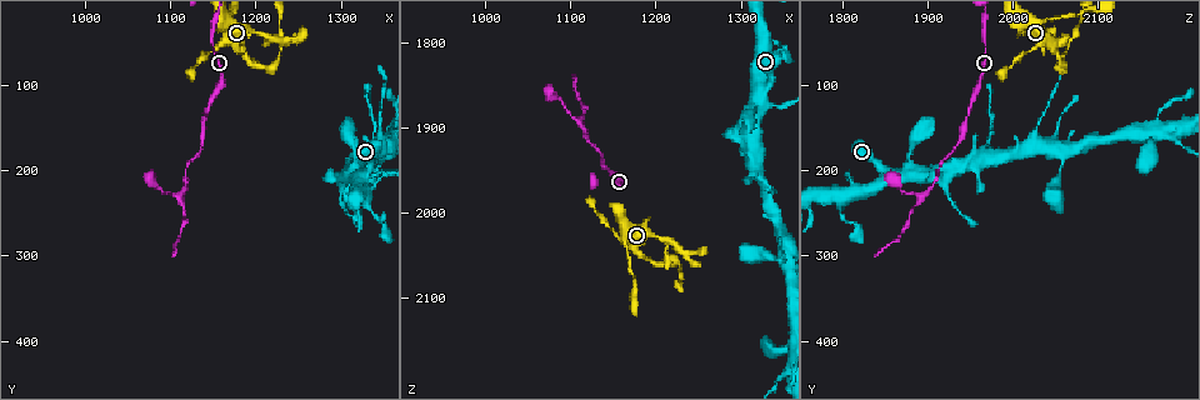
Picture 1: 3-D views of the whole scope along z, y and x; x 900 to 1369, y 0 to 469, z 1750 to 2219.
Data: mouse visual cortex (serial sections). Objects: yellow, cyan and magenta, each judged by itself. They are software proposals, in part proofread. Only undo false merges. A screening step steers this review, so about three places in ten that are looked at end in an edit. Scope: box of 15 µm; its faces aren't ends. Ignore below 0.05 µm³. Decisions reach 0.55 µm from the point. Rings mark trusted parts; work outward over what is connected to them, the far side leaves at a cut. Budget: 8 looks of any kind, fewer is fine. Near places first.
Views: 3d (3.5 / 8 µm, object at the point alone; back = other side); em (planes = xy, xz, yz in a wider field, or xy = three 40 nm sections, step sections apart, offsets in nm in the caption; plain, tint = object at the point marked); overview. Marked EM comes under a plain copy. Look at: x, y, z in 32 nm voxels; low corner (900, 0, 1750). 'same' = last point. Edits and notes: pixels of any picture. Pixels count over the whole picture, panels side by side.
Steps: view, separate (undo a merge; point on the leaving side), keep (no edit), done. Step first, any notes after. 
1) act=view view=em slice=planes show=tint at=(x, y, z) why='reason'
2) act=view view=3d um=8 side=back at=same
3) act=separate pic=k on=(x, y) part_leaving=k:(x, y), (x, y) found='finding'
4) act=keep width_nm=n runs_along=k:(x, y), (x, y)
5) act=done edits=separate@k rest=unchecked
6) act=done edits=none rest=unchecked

act=view view=em slice=xy step=2 show=tint at=(1215, 80, 2055) why='abrupt turn'

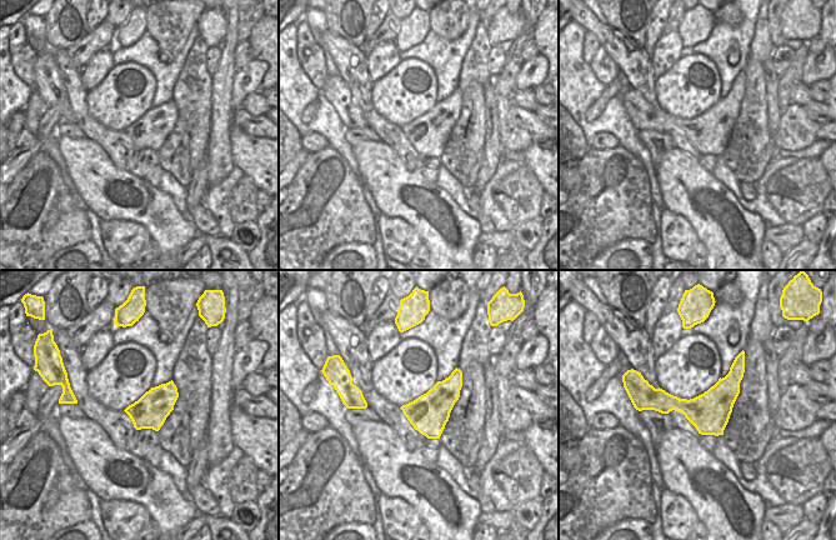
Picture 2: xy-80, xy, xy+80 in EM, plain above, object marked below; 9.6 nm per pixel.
act=view view=3d um=3.5 at=same why='see where the arms go'

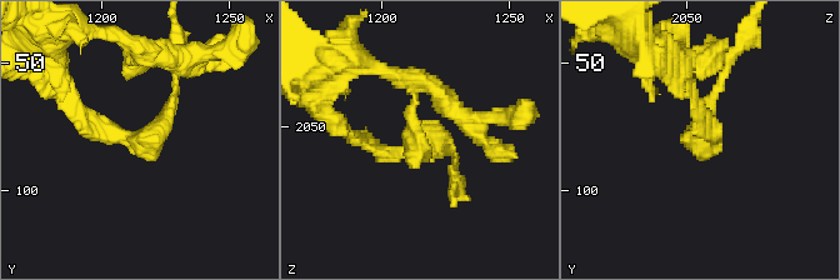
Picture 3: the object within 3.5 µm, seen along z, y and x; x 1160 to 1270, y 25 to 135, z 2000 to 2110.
act=keep width_nm=380 runs_along=3:(76, 109), (149, 140), (176, 75) found='continuous, no second cell'

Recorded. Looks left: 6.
act=view view=3d um=3.5 at=(1110, 230, 1895) why='arms part here'

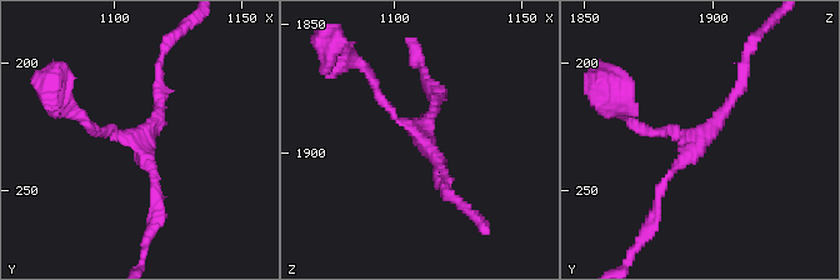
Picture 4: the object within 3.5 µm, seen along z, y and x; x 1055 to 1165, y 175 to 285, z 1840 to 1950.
act=view view=em slice=xy step=5 show=tint at=(1111, 231, 1894)

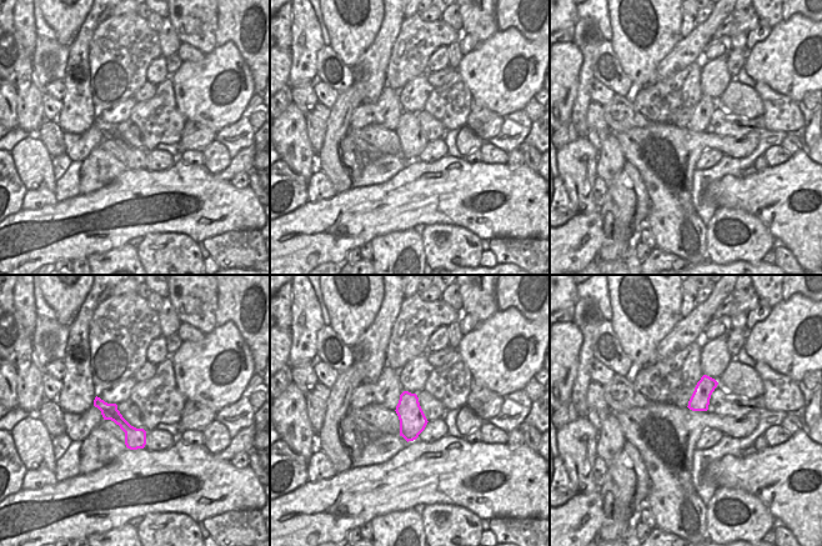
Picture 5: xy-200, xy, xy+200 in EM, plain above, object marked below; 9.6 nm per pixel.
act=keep runs_along=5:(96, 402), (110, 411), (141, 444) found='one cell here'

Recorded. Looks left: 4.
act=view view=em slice=xy step=3 show=tint at=(1340, 205, 1875) why='thick turns thin'

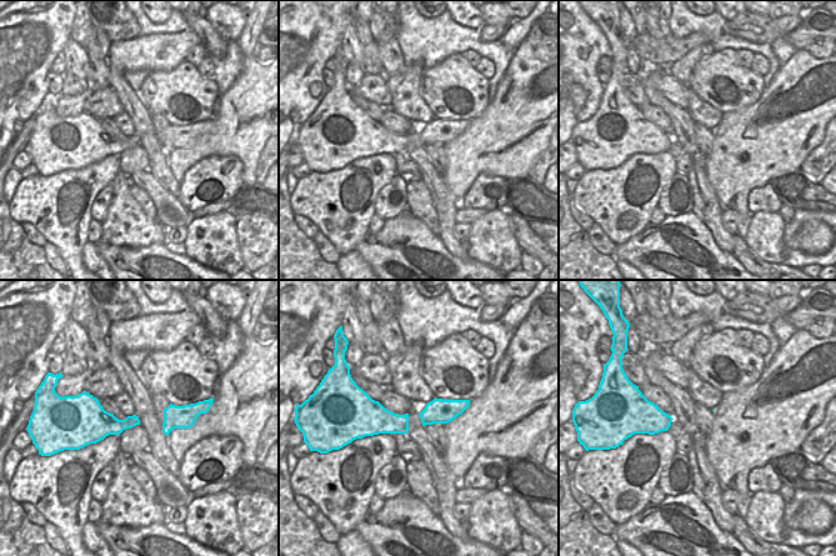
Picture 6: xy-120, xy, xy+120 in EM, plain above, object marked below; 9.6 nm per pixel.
act=view view=3d um=3.5 at=same

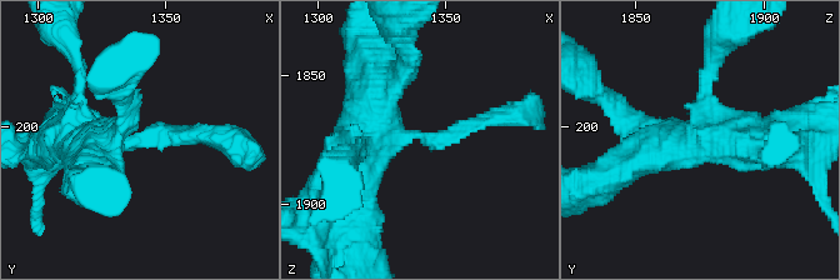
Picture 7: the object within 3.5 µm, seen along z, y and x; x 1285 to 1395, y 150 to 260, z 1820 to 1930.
act=keep arm_widths_nm=200,600 runs_along=7:(370, 106), (366, 125), (398, 138), (489, 125) found='all the same cell'

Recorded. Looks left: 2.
act=done edits=none rest=unchecked

